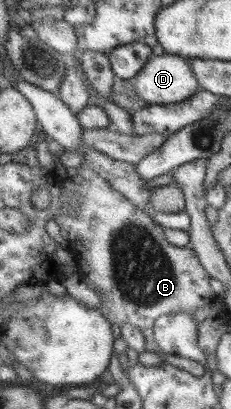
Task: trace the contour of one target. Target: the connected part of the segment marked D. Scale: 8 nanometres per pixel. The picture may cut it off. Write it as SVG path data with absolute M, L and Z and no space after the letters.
M166 53L150 56L139 75L133 78L133 87L136 94L149 104L174 104L192 97L202 86L191 72L188 58Z

